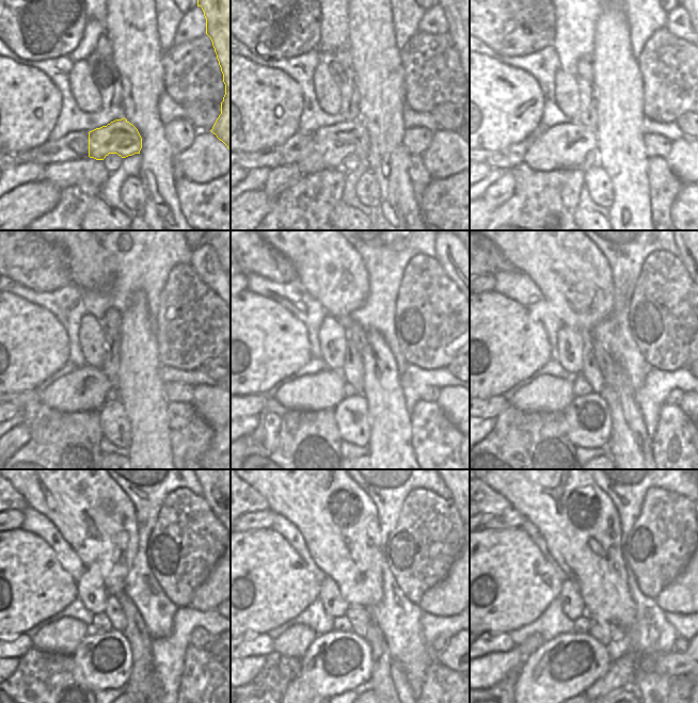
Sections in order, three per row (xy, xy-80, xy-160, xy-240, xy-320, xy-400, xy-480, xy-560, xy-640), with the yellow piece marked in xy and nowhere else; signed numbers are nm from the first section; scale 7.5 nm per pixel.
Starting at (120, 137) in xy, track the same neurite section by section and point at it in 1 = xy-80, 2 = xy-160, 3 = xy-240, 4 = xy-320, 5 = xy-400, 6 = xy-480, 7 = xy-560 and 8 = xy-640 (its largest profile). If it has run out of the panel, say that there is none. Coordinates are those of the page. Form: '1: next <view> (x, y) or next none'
1: next xy-80 (331, 144)
2: next xy-160 (564, 145)
3: next xy-240 (84, 388)
4: next xy-320 (324, 390)
5: next xy-400 (545, 393)
6: next xy-480 (63, 636)
7: next xy-560 (294, 642)
8: next xy-640 (533, 642)

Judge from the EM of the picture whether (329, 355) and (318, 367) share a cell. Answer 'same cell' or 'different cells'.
different cells

